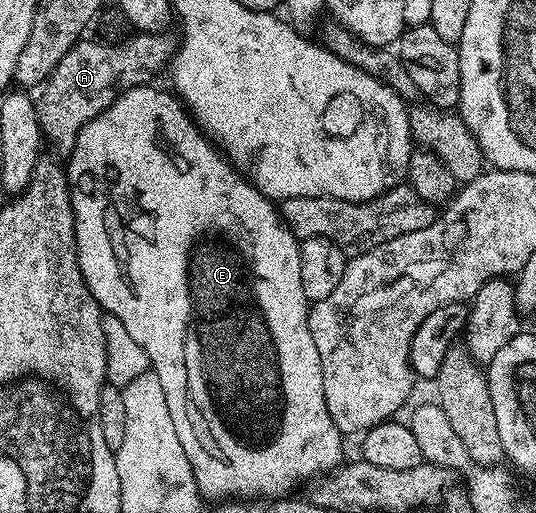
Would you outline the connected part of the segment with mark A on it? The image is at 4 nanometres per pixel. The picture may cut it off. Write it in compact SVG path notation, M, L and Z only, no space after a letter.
M135 32L118 44L111 44L115 46L106 46L107 42L103 40L87 41L76 42L65 56L61 56L61 64L53 68L41 87L44 94L37 98L39 128L44 139L55 145L56 155L70 155L81 128L98 114L105 113L120 91L131 92L146 87L143 85L150 78L157 77L162 70L164 73L177 49L176 39L171 39L167 32Z

